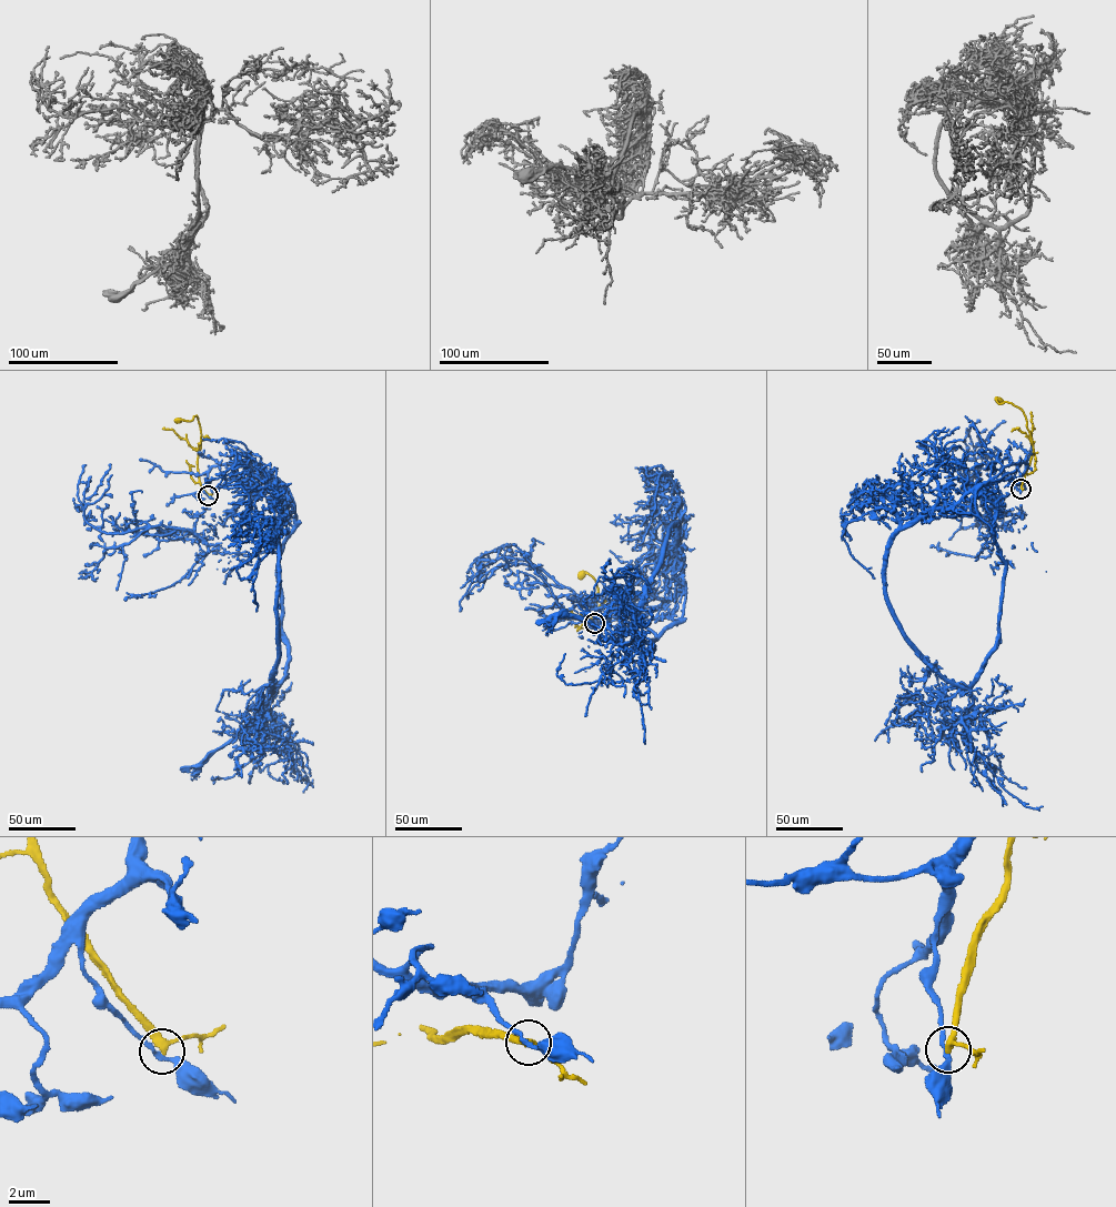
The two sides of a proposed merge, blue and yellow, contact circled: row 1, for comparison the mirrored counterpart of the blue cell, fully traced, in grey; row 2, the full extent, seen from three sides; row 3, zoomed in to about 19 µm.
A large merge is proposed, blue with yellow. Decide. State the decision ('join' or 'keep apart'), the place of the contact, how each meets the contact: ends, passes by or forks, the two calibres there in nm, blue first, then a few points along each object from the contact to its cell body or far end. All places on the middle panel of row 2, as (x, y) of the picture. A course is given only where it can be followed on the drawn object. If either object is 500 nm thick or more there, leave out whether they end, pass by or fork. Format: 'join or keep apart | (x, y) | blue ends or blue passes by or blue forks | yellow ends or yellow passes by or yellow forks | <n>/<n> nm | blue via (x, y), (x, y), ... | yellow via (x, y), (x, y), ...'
keep apart | (594, 623) | blue passes by | yellow passes by | 220/280 nm | blue via (594, 623), (684, 594), (652, 650), (624, 647), (644, 649), (633, 690), (644, 744) | yellow via (594, 623), (586, 624), (596, 611), (596, 582), (586, 573), (581, 575)

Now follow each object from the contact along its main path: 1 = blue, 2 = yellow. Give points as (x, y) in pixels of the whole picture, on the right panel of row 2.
1: (1021, 489), (1027, 463), (976, 491), (1005, 569), (997, 644), (962, 721), (1002, 785), (1043, 806)
2: (1021, 489), (1033, 444), (1023, 412), (1012, 403), (997, 403), (999, 399)

